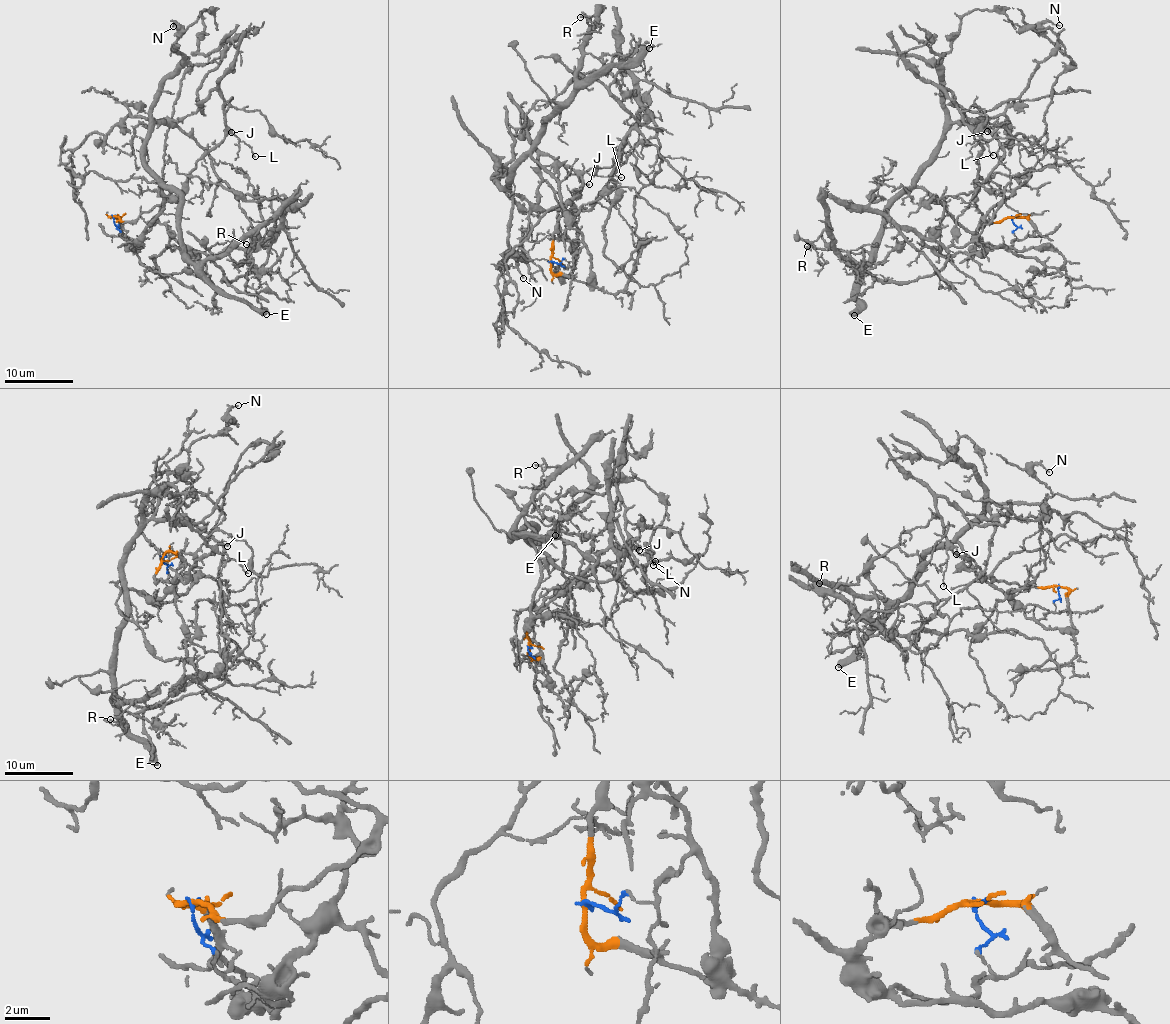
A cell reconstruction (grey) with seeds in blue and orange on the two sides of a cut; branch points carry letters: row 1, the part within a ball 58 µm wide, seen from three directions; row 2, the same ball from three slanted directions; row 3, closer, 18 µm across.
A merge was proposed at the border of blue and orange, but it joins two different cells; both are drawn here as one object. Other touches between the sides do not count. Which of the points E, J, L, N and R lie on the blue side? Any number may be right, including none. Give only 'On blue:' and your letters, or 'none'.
On blue: E, N, R

